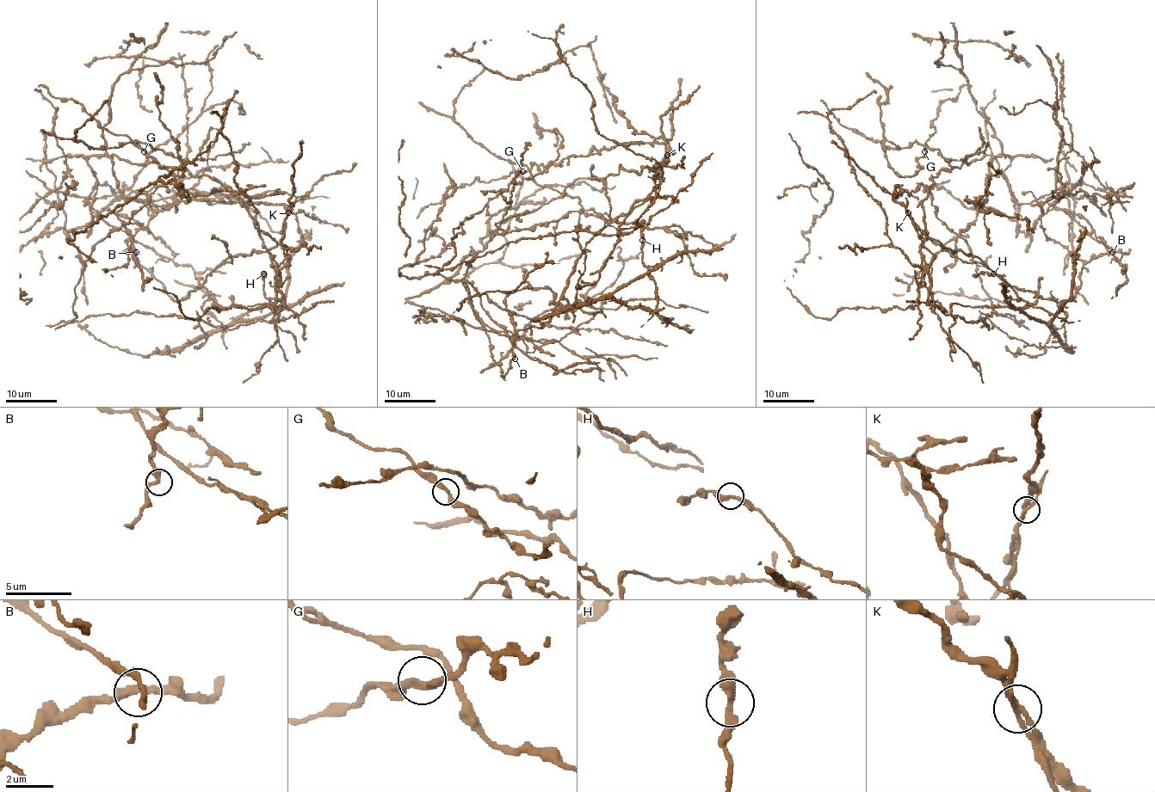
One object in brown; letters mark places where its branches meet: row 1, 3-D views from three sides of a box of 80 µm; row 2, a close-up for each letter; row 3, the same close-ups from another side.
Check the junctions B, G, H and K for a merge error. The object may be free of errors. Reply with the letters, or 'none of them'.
K

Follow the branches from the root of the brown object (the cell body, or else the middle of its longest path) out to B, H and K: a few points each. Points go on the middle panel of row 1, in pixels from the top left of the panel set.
B: (663, 142), (668, 139), (668, 151), (659, 185), (586, 243), (552, 318), (540, 327), (517, 332), (515, 359)
H: (663, 142), (512, 182), (438, 268), (577, 227), (576, 308), (660, 264), (642, 240)
K: (663, 142), (668, 139), (667, 154)

